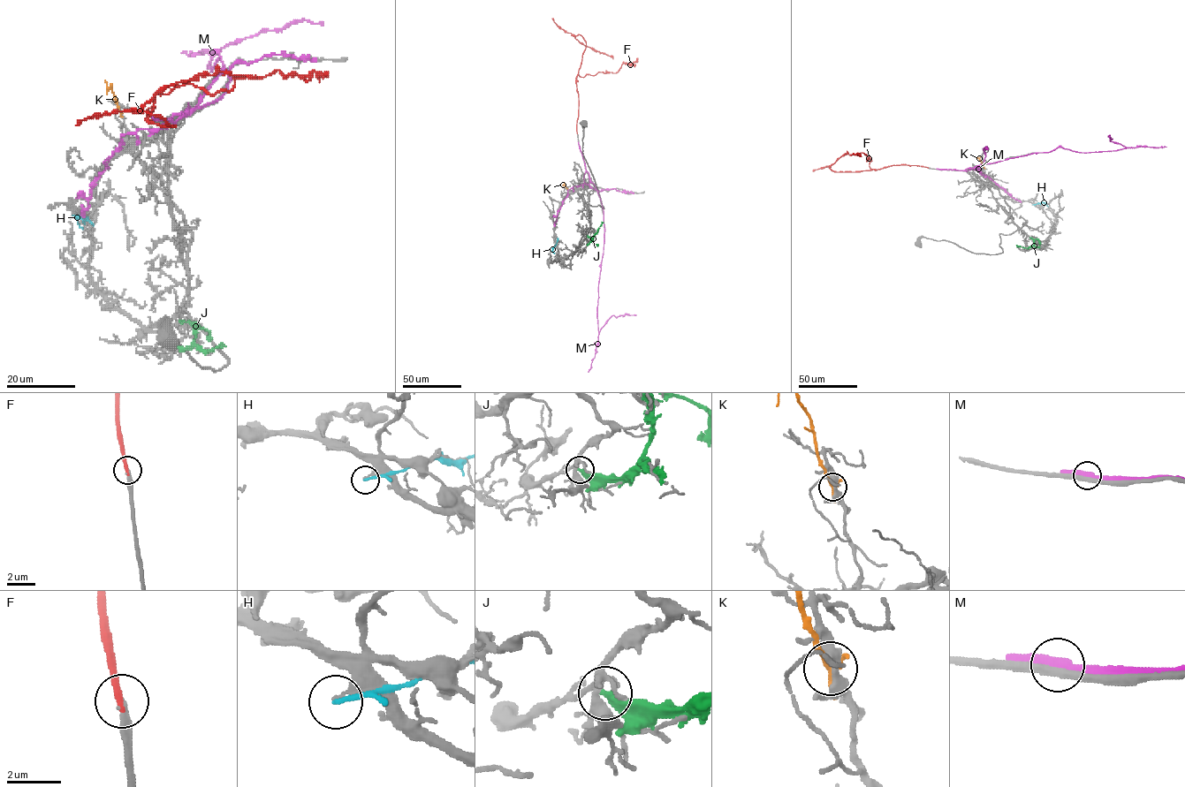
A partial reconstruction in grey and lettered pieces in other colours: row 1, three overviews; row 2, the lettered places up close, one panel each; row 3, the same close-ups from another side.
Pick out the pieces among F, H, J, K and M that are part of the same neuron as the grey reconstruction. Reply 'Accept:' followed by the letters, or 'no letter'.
Accept: F

